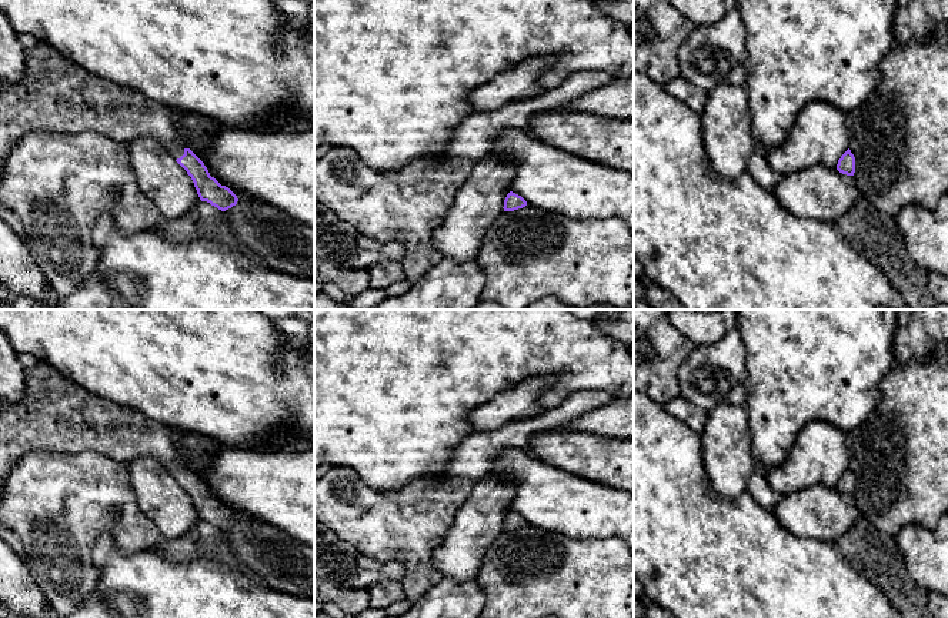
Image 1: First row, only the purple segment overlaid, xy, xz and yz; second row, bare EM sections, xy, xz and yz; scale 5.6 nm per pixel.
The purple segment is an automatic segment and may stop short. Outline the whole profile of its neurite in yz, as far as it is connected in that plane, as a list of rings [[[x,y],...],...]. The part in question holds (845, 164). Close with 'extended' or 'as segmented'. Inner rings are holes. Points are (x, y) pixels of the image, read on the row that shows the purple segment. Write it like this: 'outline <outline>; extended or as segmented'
outline [[[848,148],[838,160],[837,170],[847,176],[854,176],[855,173],[855,157]]]; as segmented

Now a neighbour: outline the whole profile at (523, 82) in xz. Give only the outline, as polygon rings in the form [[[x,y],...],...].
[[[553,56],[524,60],[475,88],[468,97],[468,104],[475,113],[484,113],[500,110],[513,101],[535,98],[547,91],[543,78],[554,66],[555,57]]]

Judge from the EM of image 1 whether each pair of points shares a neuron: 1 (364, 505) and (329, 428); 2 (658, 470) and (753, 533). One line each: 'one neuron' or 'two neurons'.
1: two neurons
2: one neuron

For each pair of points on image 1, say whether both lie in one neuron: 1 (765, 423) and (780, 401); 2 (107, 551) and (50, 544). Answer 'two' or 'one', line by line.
1: one
2: two

